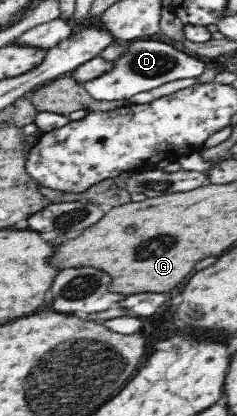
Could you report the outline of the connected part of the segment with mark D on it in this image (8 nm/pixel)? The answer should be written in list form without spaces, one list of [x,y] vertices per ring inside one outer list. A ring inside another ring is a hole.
[[[140,38],[130,41],[125,50],[122,50],[122,54],[112,61],[110,70],[94,80],[85,82],[84,88],[92,98],[99,101],[126,101],[138,92],[158,88],[158,86],[172,82],[172,80],[196,78],[204,74],[208,66],[209,64],[204,61],[188,56],[185,52],[180,52],[171,44],[151,38]]]

